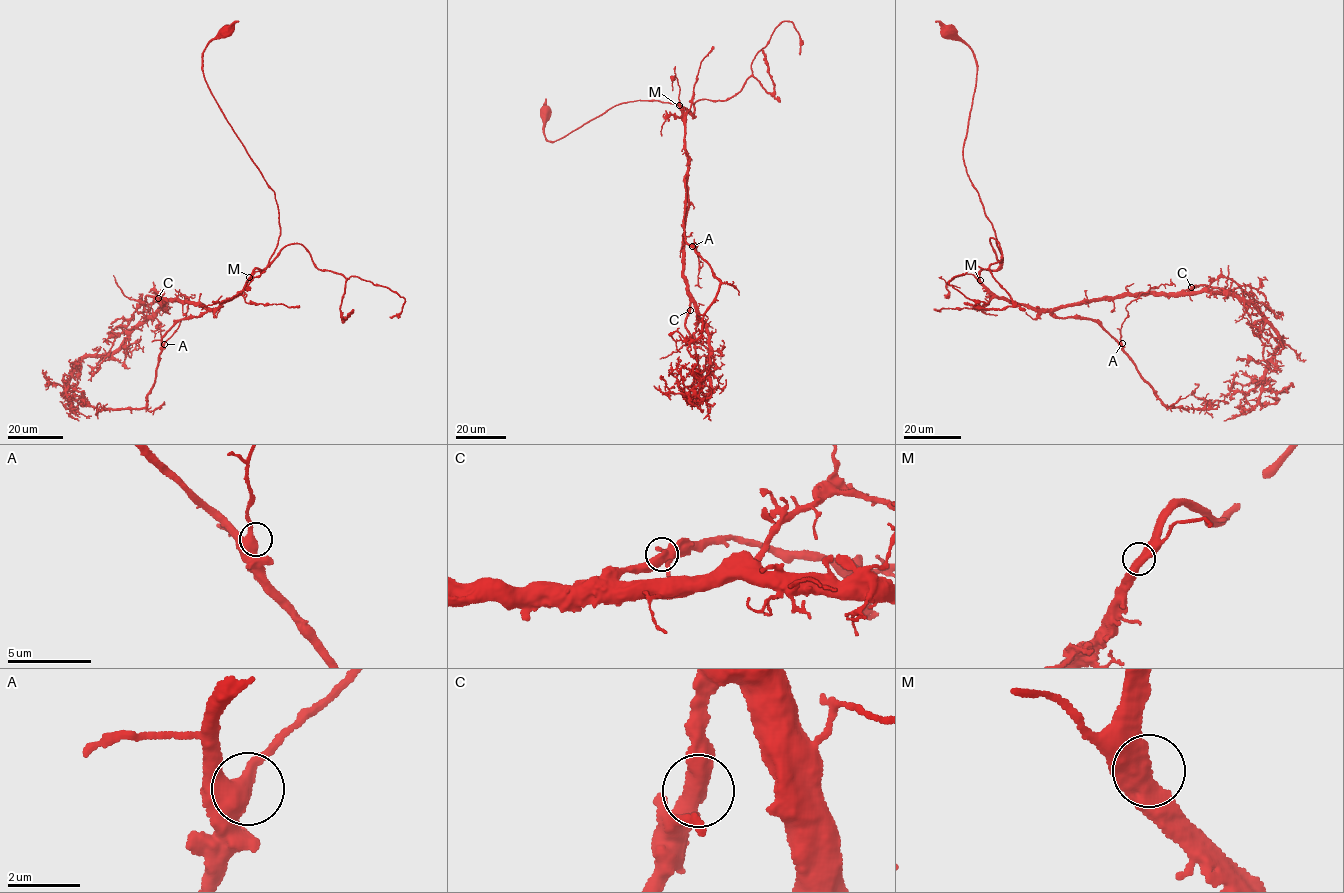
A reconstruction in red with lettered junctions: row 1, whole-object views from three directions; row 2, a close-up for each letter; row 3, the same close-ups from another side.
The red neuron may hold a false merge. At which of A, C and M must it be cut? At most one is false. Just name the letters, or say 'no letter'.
no letter

